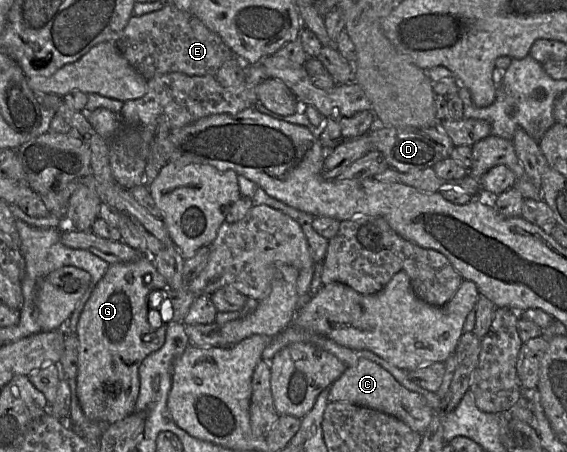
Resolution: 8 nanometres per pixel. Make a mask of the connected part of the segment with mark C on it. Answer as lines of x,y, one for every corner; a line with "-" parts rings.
362,359
356,366
349,367
328,389
329,402
352,403
389,414
421,435
435,416
425,397
403,387
387,370
369,359

